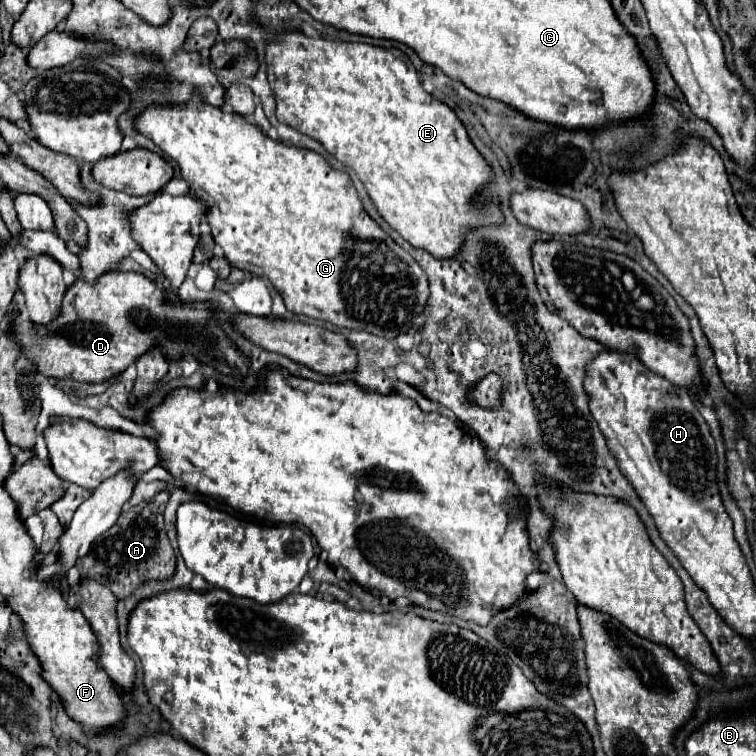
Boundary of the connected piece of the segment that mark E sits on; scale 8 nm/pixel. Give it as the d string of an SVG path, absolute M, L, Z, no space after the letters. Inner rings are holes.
M281 30L267 40L265 64L269 86L277 100L277 120L319 140L331 154L327 163L336 170L339 163L343 164L346 169L342 172L348 174L353 186L363 182L381 218L411 246L425 248L439 258L455 256L469 228L501 222L497 206L485 210L471 208L471 198L493 176L489 164L471 144L455 112L421 88L417 70L399 48L343 42L331 36L313 38L301 30Z

